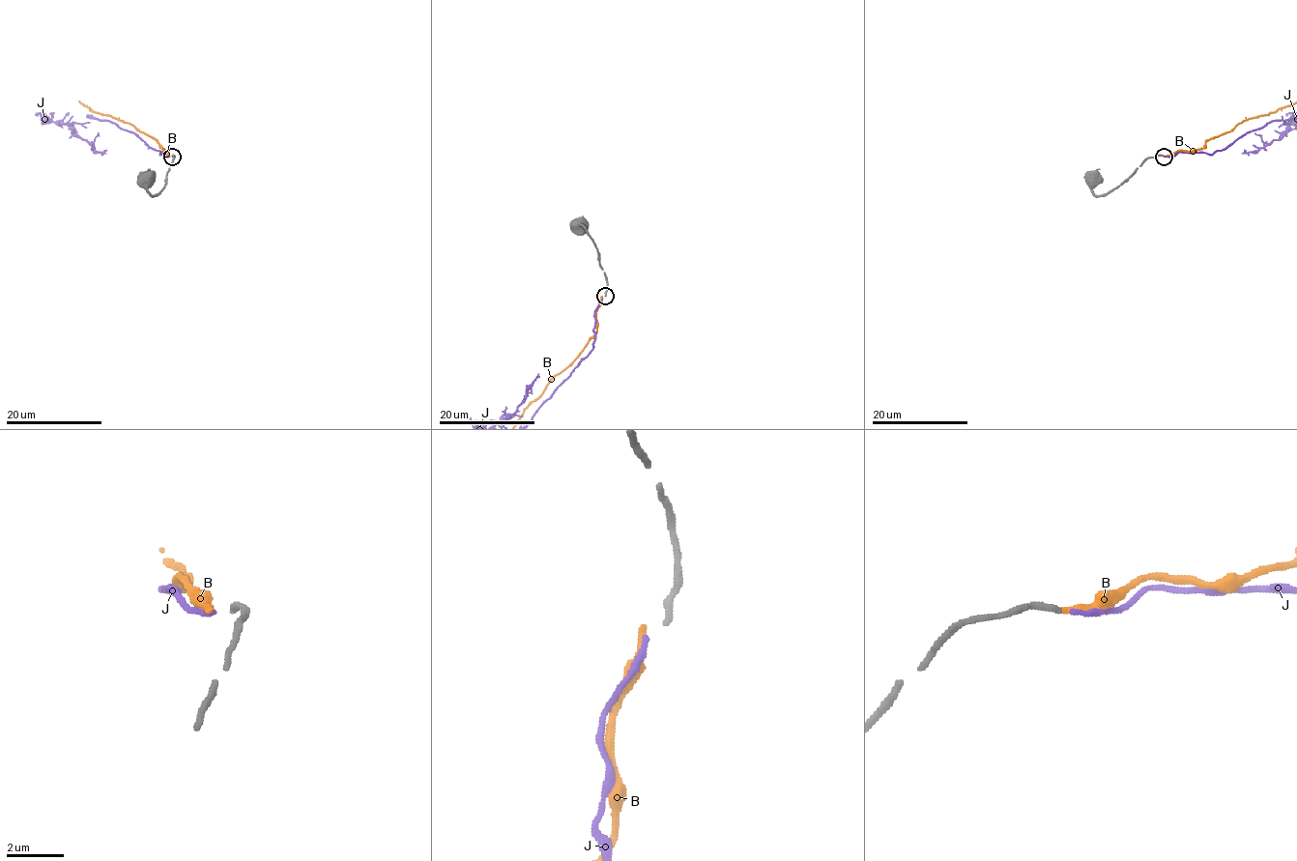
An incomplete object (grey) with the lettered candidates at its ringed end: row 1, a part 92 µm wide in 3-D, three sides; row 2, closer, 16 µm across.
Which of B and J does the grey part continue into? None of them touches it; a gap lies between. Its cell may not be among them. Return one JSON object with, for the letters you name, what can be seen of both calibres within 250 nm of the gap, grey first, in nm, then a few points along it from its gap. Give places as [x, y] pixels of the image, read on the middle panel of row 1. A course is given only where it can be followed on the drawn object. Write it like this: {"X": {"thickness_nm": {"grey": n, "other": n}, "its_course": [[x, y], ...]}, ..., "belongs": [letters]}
{"belongs": []}

